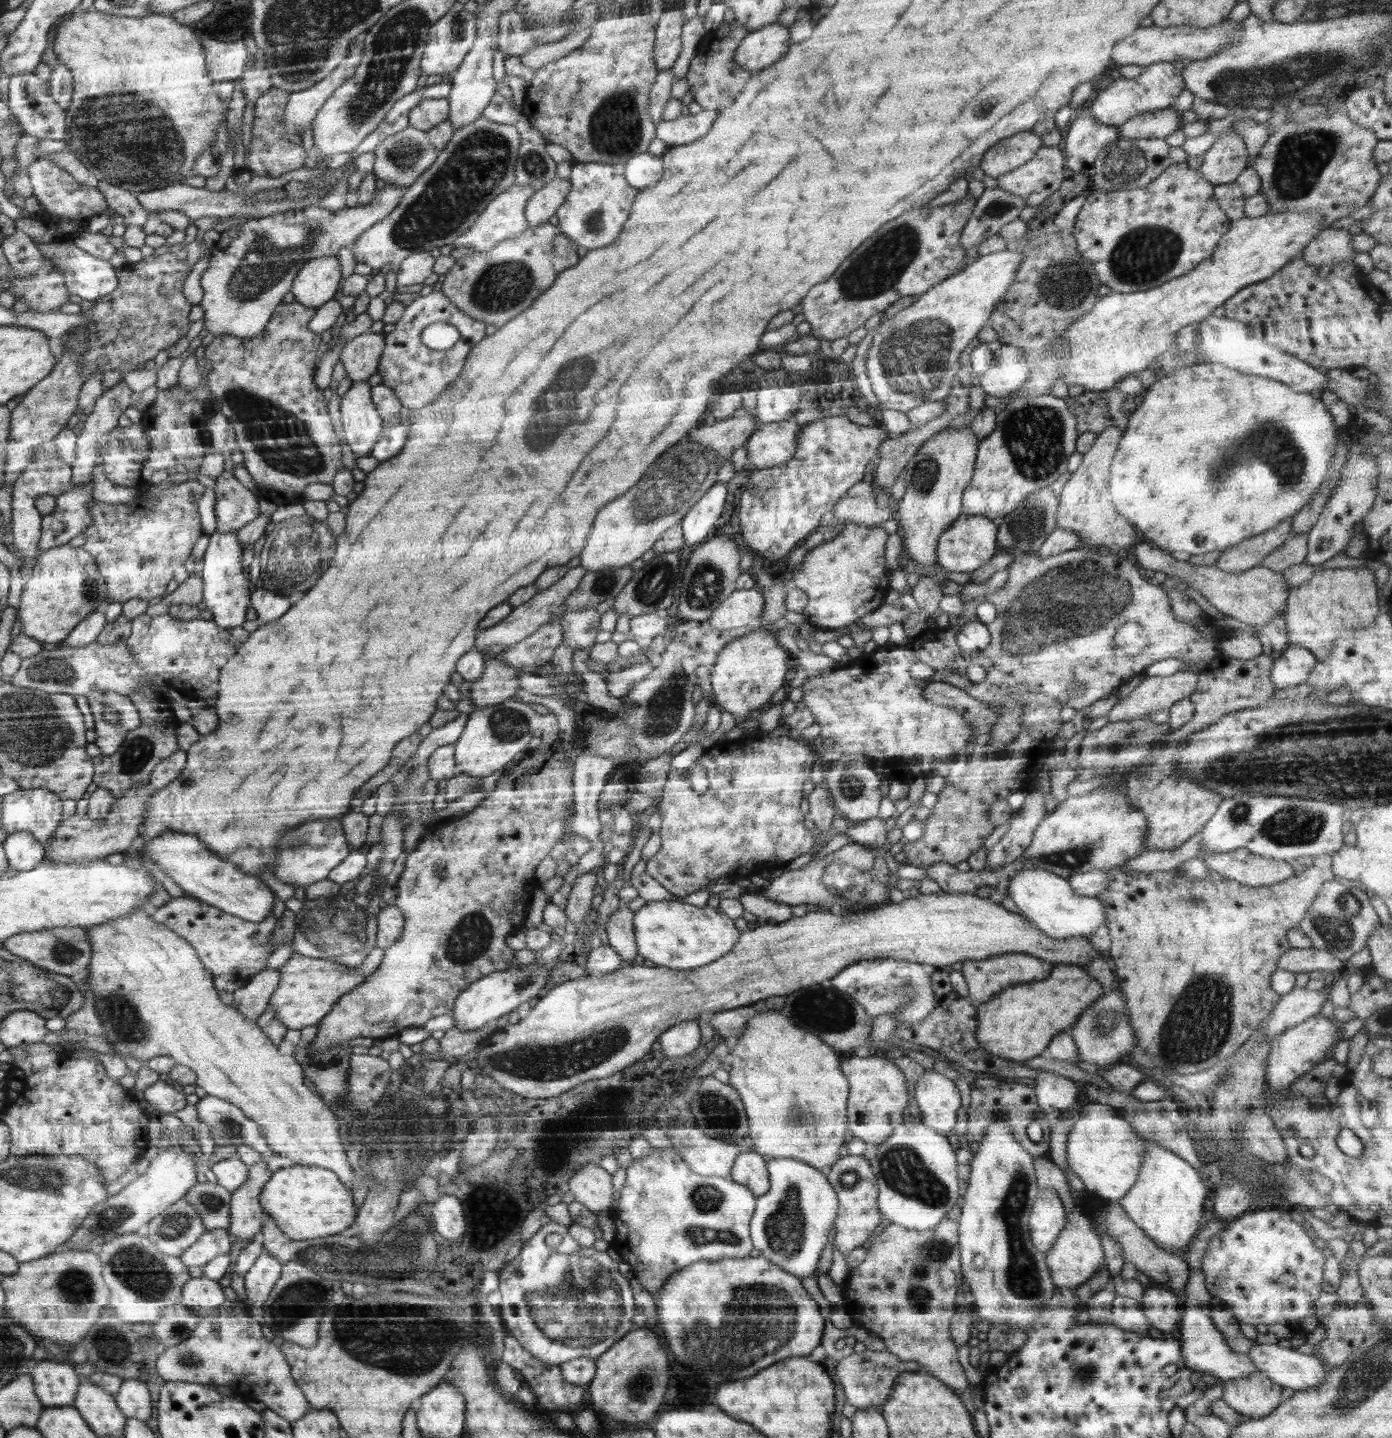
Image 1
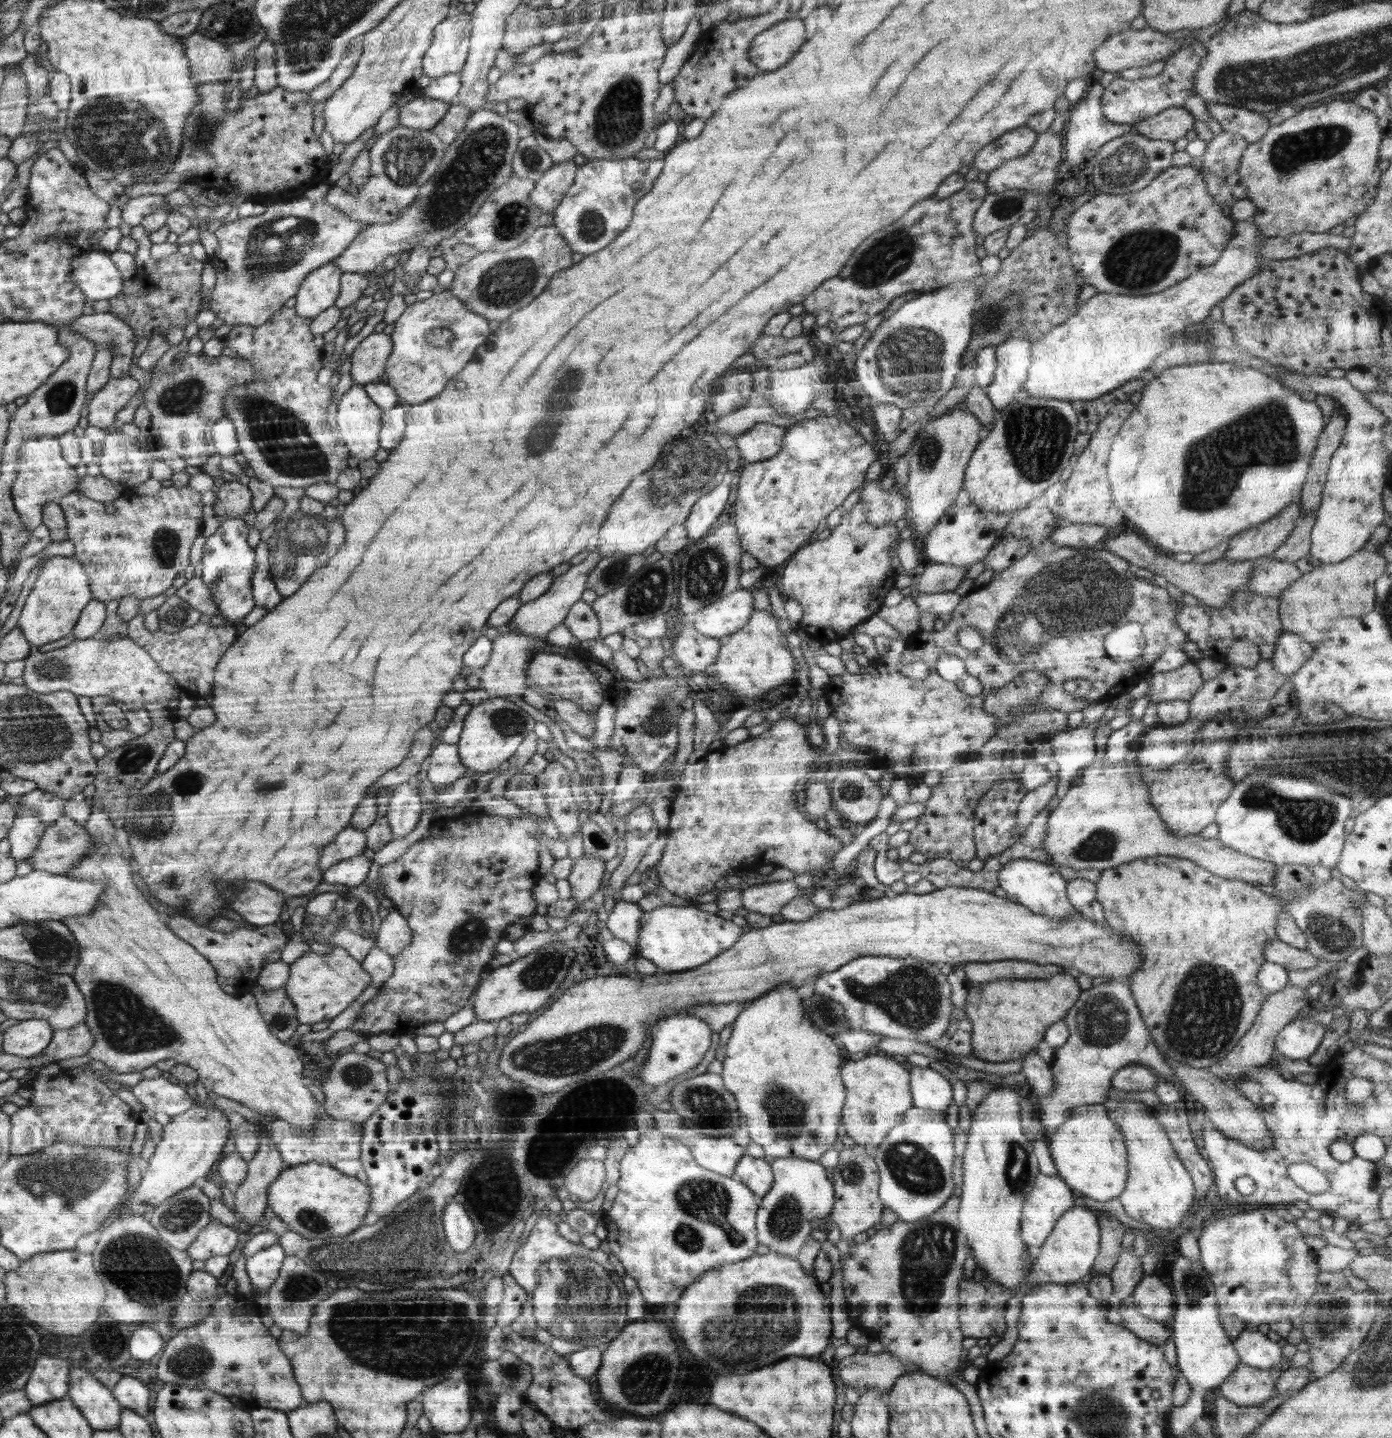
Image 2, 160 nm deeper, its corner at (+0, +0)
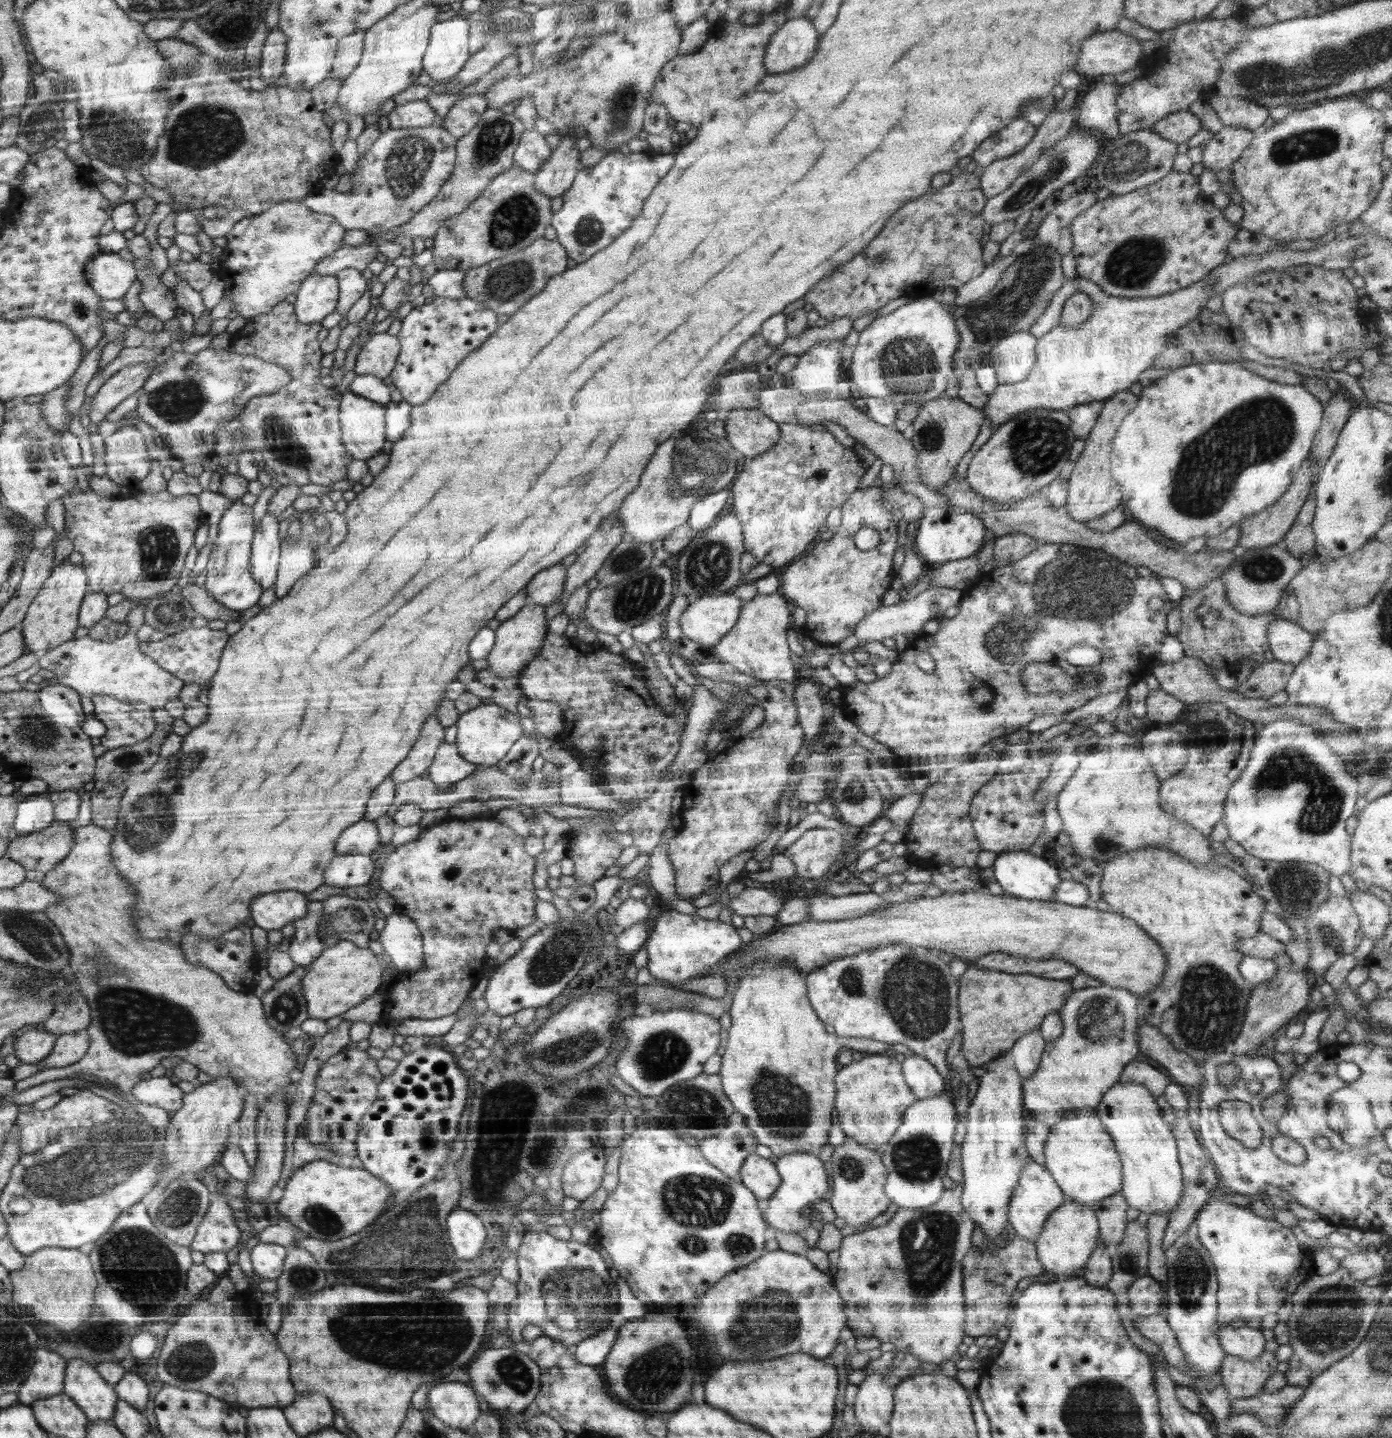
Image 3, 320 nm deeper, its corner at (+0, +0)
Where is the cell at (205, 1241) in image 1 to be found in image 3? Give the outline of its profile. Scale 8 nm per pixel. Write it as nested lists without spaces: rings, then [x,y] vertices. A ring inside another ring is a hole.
[[[214,1193],[213,1200],[193,1237],[191,1250],[204,1255],[211,1252],[228,1252],[236,1246],[240,1230],[234,1224],[232,1210],[224,1193]]]

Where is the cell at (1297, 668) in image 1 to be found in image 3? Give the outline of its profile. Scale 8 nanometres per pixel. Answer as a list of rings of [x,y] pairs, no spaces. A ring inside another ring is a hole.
[[[1278,620],[1268,626],[1268,643],[1273,660],[1296,666],[1310,653],[1315,636],[1304,631],[1296,622]]]

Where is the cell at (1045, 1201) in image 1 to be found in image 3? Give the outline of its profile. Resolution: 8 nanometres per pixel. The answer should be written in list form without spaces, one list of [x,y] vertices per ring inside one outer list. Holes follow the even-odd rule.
[[[1030,1159],[1030,1162],[1024,1165],[1017,1187],[1012,1193],[1010,1202],[1008,1202],[1007,1215],[1011,1233],[1018,1235],[1020,1238],[1034,1241],[1034,1238],[1044,1230],[1044,1224],[1046,1224],[1051,1212],[1055,1211],[1066,1200],[1068,1200],[1067,1196],[1063,1193],[1063,1190],[1060,1190],[1047,1169]]]

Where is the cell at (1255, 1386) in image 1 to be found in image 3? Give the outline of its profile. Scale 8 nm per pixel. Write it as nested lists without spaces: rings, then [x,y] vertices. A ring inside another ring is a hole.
[[[1264,1351],[1252,1360],[1226,1355],[1220,1374],[1231,1399],[1259,1395],[1266,1381],[1276,1374],[1280,1361],[1274,1353]]]

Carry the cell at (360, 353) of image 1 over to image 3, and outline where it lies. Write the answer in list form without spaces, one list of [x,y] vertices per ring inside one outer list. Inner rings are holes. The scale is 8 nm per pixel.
[[[387,332],[376,333],[364,343],[356,359],[357,375],[371,374],[378,378],[386,378],[395,367],[401,344],[397,336]]]

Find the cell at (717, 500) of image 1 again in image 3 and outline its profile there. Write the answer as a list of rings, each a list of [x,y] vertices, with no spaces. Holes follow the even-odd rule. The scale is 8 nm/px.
[[[730,487],[723,488],[714,494],[697,500],[690,511],[687,523],[695,533],[701,533],[720,516],[728,499],[731,498]]]

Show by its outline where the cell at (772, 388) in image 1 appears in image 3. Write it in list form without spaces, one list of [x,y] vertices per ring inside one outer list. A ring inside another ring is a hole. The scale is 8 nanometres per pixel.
[[[842,340],[814,343],[799,356],[798,364],[789,372],[792,386],[803,395],[826,392],[828,382],[836,378],[843,359]]]

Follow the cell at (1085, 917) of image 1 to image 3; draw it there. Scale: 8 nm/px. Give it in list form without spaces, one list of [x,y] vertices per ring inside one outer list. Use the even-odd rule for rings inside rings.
[[[1005,851],[999,853],[992,865],[993,875],[999,882],[1005,894],[1018,899],[1050,901],[1058,884],[1063,880],[1058,871],[1042,856],[1030,851]]]

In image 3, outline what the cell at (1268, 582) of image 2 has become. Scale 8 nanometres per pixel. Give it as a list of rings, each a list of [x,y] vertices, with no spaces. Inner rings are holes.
[[[1276,544],[1265,549],[1248,549],[1241,557],[1236,558],[1219,579],[1224,583],[1226,598],[1232,609],[1248,616],[1264,613],[1276,615],[1276,607],[1280,603],[1284,589],[1302,567],[1299,557]]]

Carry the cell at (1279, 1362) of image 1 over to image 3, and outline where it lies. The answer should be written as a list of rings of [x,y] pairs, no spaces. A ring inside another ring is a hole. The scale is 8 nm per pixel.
[[[1247,1325],[1239,1328],[1220,1326],[1217,1330],[1217,1337],[1226,1354],[1247,1361],[1256,1358],[1265,1351],[1266,1339],[1262,1335],[1262,1329]]]

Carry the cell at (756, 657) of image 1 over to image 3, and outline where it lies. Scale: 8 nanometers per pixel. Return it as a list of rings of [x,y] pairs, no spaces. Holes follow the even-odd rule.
[[[779,591],[772,594],[758,593],[753,600],[746,601],[736,626],[714,648],[718,661],[725,663],[731,670],[738,670],[760,681],[798,682],[801,679],[800,666],[791,661],[787,642],[792,609],[791,603]]]

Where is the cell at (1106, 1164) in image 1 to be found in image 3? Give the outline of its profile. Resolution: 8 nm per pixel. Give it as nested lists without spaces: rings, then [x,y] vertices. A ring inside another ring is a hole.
[[[1096,1107],[1074,1108],[1050,1128],[1044,1148],[1044,1163],[1068,1200],[1087,1206],[1121,1190],[1122,1165],[1108,1131],[1100,1122]]]

